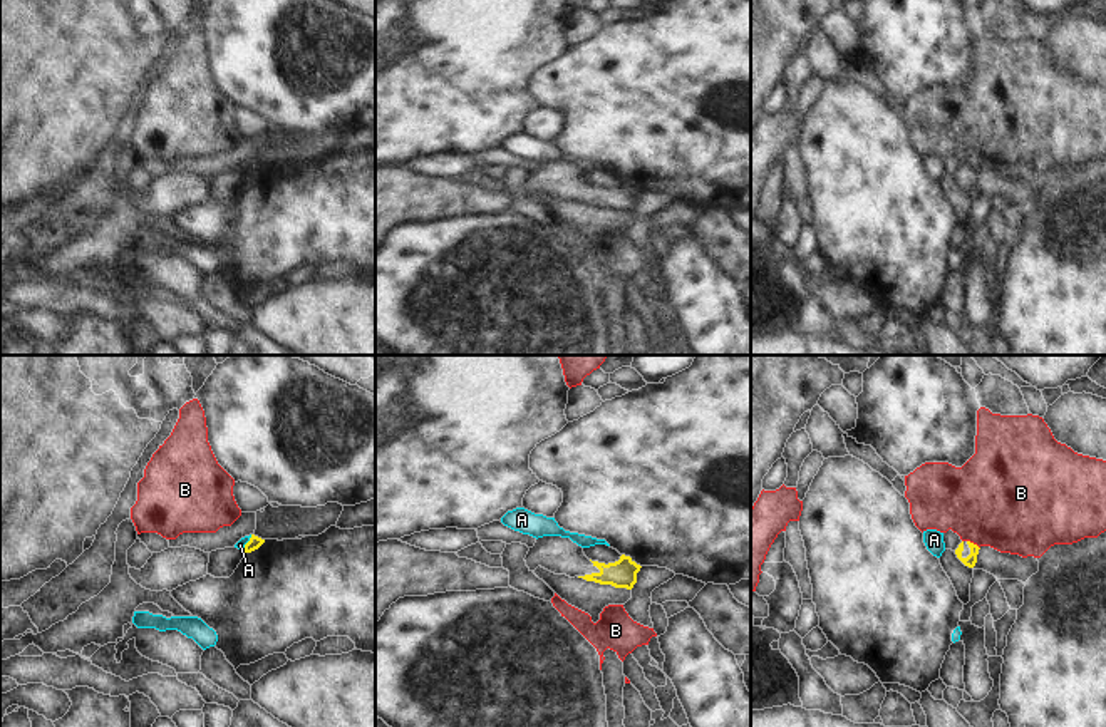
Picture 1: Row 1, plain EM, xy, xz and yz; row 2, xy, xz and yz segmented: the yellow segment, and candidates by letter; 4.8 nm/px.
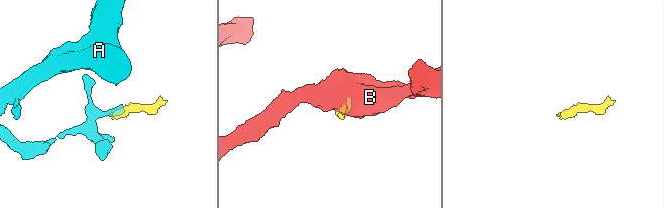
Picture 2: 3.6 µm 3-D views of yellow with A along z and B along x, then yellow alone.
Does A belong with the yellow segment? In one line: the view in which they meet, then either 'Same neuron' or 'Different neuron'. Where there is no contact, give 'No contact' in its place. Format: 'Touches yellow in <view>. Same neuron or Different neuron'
Touches yellow in xy. Different neuron

